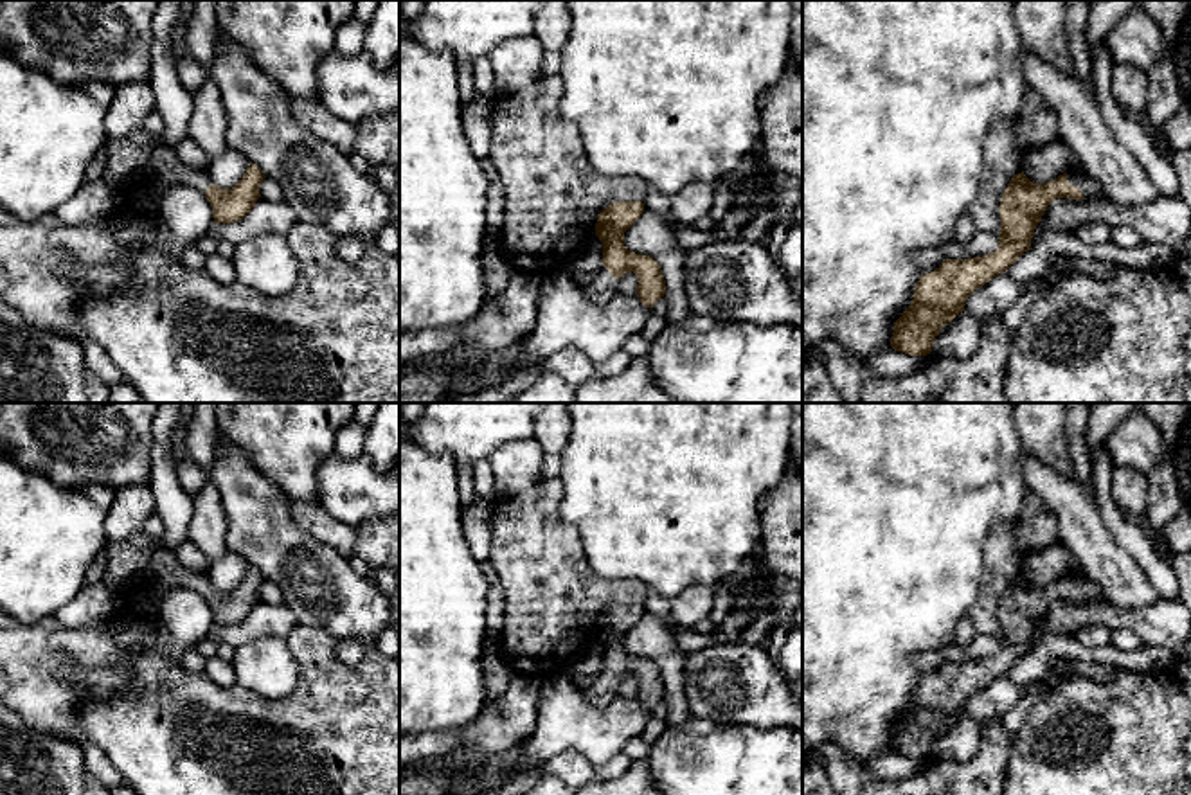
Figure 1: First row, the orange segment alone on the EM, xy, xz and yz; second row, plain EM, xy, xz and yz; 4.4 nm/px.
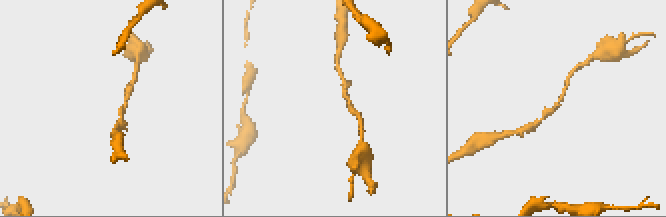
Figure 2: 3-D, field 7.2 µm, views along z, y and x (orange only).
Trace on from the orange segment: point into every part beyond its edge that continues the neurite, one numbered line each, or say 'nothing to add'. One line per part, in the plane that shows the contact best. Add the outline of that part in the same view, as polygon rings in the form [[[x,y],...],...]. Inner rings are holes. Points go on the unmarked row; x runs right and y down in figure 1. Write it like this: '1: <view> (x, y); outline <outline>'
1: yz (1089, 590); outline [[[1067,576],[1067,585],[1078,590],[1085,601],[1099,599],[1103,595],[1101,586],[1097,583],[1088,581],[1085,576]]]

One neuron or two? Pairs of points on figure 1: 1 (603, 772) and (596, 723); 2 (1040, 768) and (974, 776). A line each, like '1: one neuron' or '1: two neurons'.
1: two neurons
2: two neurons

